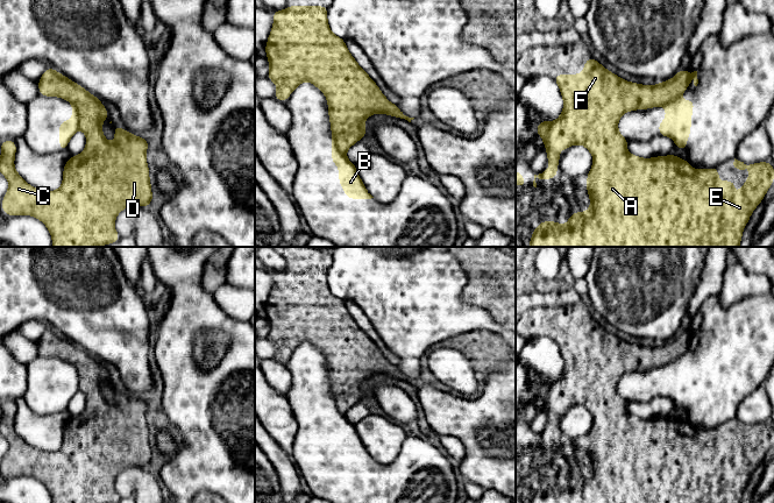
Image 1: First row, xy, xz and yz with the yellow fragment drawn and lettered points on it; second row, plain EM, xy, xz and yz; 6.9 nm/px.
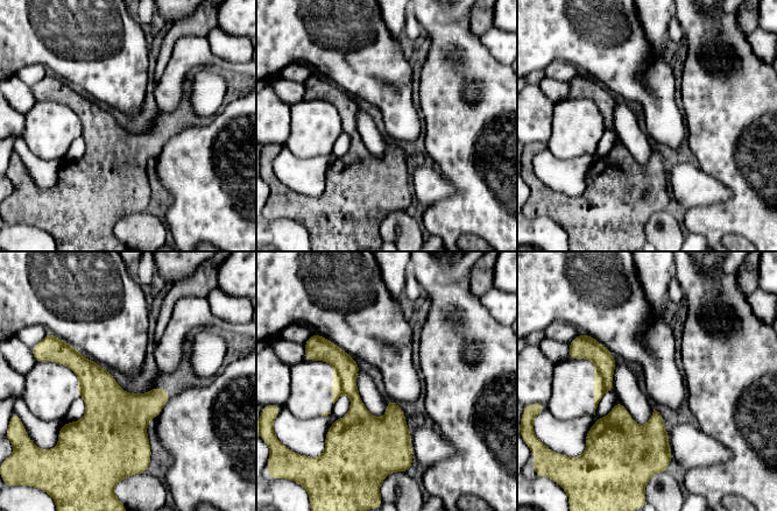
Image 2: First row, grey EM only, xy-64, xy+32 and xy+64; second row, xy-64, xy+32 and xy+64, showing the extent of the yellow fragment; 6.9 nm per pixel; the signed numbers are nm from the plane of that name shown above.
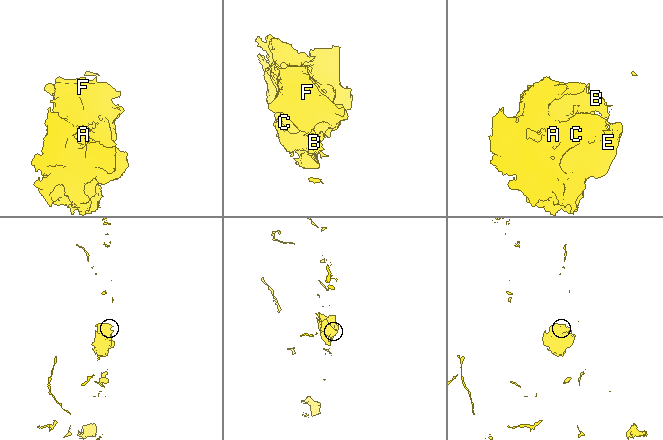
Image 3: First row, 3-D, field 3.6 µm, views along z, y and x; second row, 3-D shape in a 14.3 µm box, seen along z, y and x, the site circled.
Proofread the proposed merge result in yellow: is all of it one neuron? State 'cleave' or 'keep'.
cleave

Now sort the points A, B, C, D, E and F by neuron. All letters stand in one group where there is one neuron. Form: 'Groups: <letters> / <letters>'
Groups: A C D E F / B

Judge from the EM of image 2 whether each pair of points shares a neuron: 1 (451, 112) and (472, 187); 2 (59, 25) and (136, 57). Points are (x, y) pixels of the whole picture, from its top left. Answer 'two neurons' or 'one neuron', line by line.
1: one neuron
2: one neuron

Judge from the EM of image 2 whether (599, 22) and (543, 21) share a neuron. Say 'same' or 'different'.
same

